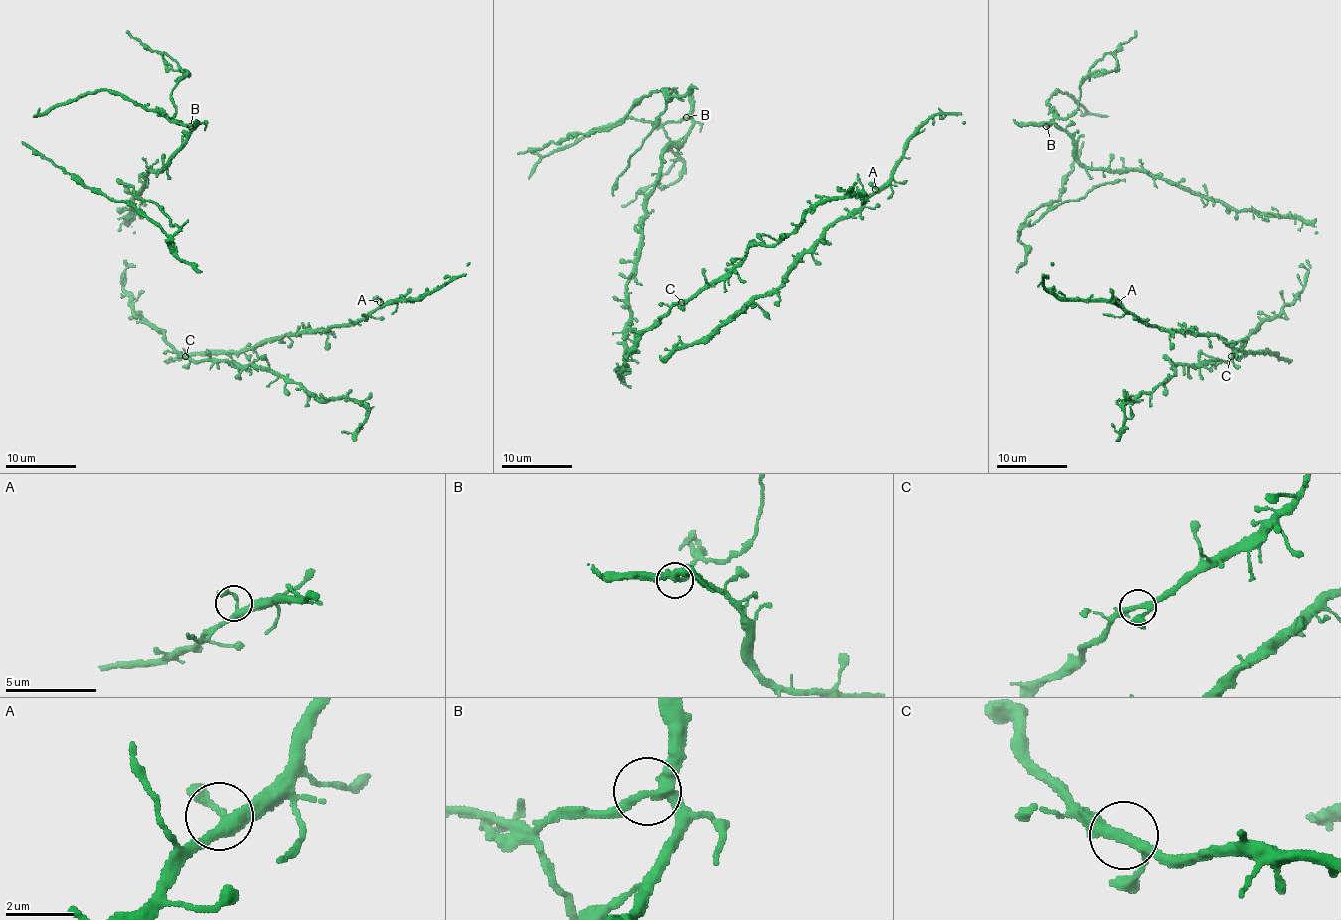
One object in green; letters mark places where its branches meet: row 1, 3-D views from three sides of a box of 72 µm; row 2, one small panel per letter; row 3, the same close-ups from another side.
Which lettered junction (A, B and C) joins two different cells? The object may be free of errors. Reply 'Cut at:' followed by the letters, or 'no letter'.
Cut at: B

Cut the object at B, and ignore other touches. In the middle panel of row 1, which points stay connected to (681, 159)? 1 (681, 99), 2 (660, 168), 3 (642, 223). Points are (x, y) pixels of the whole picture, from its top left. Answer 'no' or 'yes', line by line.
1: yes
2: no
3: no

